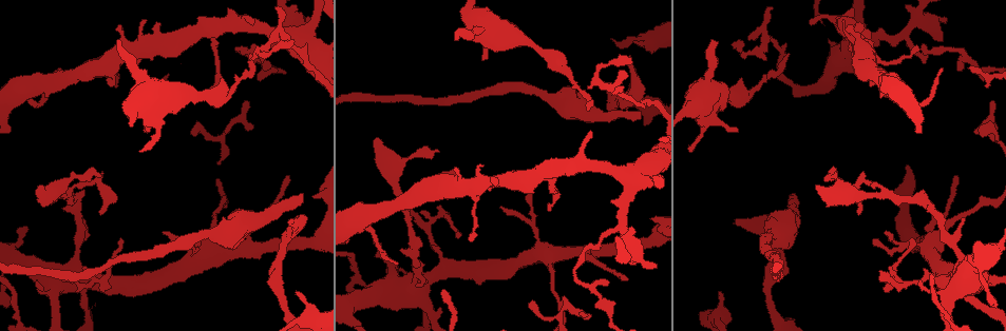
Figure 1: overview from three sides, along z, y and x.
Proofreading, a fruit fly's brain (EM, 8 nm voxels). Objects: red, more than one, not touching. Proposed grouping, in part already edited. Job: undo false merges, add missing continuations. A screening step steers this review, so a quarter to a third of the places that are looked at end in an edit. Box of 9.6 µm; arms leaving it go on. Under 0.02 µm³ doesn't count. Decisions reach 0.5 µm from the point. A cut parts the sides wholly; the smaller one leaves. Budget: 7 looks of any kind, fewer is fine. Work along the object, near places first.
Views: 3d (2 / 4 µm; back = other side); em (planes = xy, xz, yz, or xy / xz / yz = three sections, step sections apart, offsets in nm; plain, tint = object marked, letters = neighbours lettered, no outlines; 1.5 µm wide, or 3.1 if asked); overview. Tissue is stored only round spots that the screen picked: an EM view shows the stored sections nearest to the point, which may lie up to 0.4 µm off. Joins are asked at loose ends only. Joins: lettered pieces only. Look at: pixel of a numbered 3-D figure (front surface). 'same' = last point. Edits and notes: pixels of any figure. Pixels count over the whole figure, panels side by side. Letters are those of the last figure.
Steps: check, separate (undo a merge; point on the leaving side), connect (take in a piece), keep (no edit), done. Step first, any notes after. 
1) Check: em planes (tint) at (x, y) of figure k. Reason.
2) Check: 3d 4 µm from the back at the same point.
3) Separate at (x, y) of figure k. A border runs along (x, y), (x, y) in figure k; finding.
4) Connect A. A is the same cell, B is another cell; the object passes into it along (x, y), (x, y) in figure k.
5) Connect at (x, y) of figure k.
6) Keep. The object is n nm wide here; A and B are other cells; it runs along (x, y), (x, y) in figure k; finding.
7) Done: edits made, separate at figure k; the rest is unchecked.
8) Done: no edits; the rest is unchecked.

Check: em planes (plain) at (454, 37) of figure 1. Branch stops here.

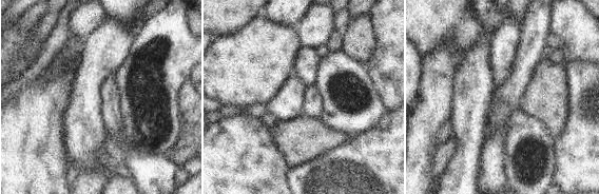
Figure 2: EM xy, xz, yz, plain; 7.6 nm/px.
Check: em planes (letters) at the same point.

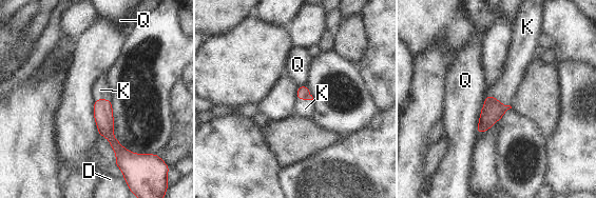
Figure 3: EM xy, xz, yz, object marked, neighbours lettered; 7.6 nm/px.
Connect K. K is the same cell, D and Q are other cells; the object passes into it along (493, 111), (497, 99), (504, 88) in figure 3; it goes on there.

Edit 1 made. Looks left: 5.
Check: em planes (letters) at (289, 221) of figure 1. Long arm stops here.

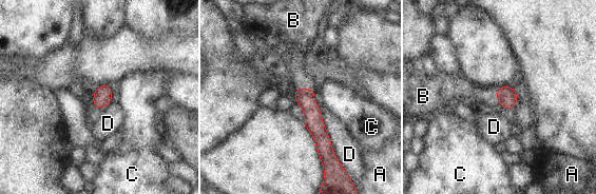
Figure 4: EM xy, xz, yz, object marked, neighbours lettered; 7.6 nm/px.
Connect B. B is the same cell, A, C and D are other cells; the object passes into it along (312, 120), (305, 89), (301, 80) in figure 4; it goes on there.

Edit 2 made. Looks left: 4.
Check: 3d 2 µm at (300, 193) of figure 1. An open end.

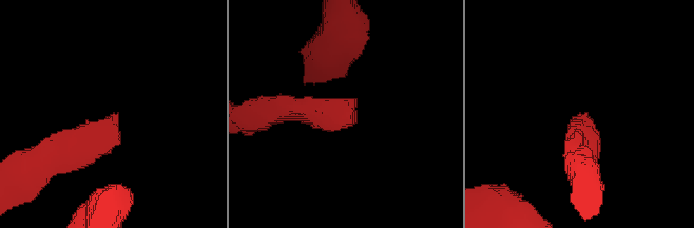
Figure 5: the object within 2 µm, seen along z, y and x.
Check: em planes (letters) at (345, 99) of figure 5.

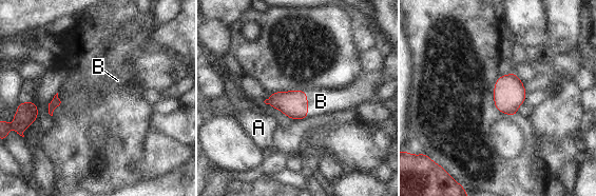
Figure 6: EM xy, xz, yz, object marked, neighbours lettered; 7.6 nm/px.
Connect B. B is the same cell, A is another cell; the cell continues.

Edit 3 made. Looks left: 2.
Done: edits made, connect at figure 3, connect at figure 4, connect at figure 6; the rest is unchecked.

